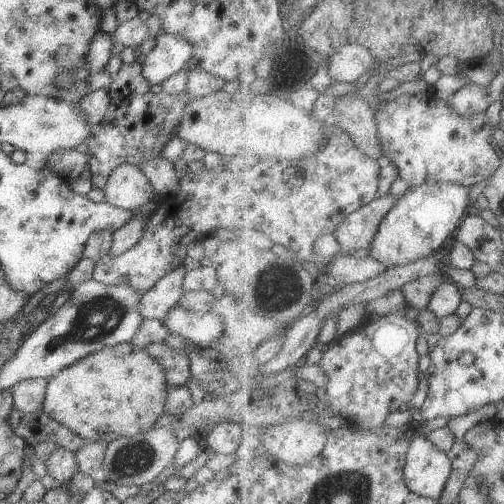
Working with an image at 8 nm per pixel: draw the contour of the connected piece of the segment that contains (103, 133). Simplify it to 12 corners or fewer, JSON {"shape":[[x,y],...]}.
{"shape":[[140,59],[73,105],[93,188],[159,157],[186,92],[150,91]]}

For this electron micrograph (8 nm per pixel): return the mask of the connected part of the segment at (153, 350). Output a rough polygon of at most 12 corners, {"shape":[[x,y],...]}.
{"shape":[[162,341],[146,352],[165,370],[168,390],[187,384],[192,374],[188,350]]}

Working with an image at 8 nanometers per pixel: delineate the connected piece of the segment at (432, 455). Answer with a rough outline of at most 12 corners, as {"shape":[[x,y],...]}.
{"shape":[[416,433],[405,468],[410,490],[439,501],[450,455]]}

